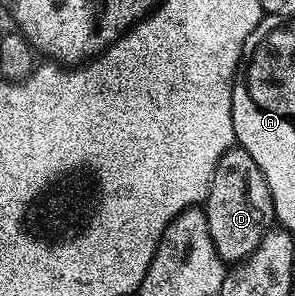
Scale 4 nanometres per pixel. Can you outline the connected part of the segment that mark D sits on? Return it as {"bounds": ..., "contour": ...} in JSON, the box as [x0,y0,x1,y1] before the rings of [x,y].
{"bounds":[206,144,276,264],"contour":[[[238,144],[226,151],[218,162],[218,168],[214,168],[214,180],[206,199],[206,213],[214,246],[226,264],[243,262],[254,252],[254,248],[258,248],[258,244],[262,244],[262,236],[273,229],[276,213],[266,176],[262,176],[262,168],[258,168],[254,156]]]}

